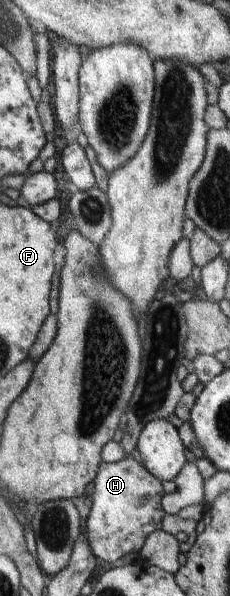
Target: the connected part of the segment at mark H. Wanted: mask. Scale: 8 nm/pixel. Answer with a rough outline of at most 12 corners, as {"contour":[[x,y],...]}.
{"contour":[[136,455],[102,462],[85,530],[93,557],[140,552],[165,515]]}

